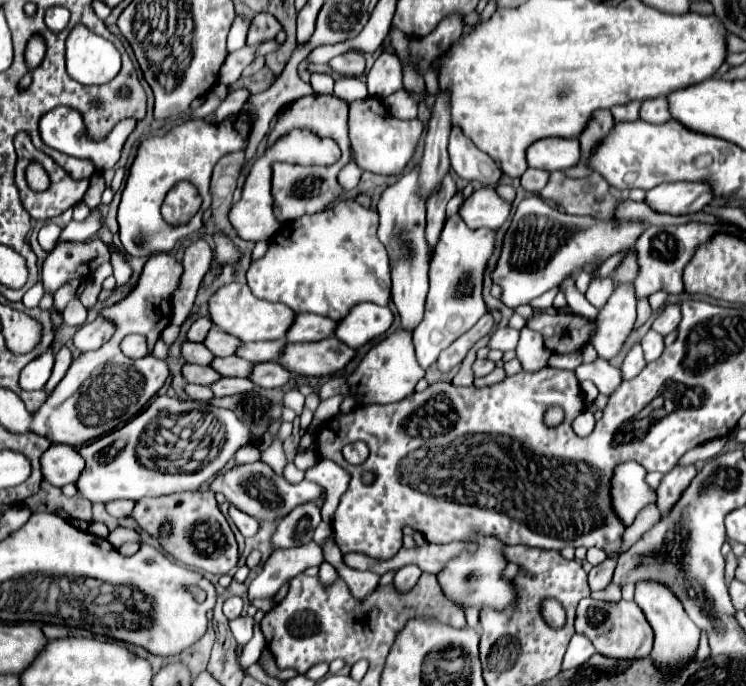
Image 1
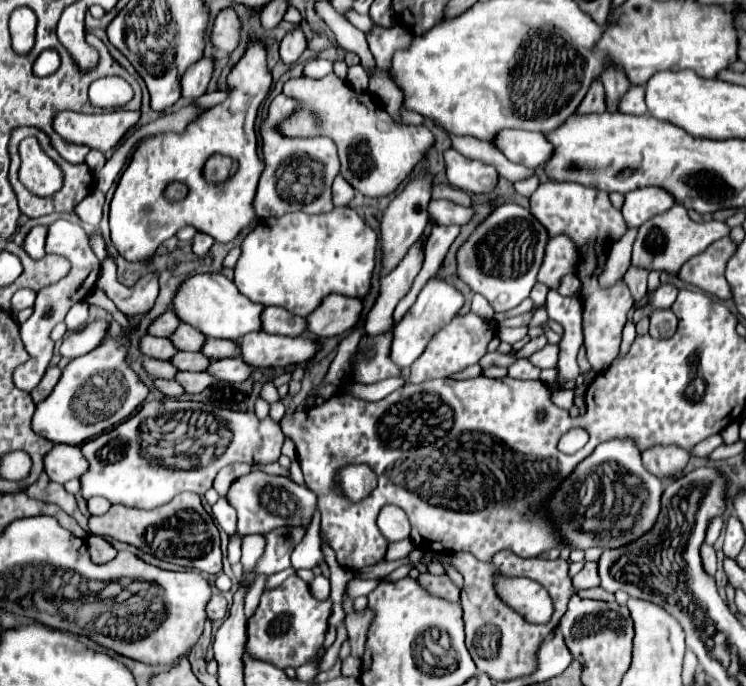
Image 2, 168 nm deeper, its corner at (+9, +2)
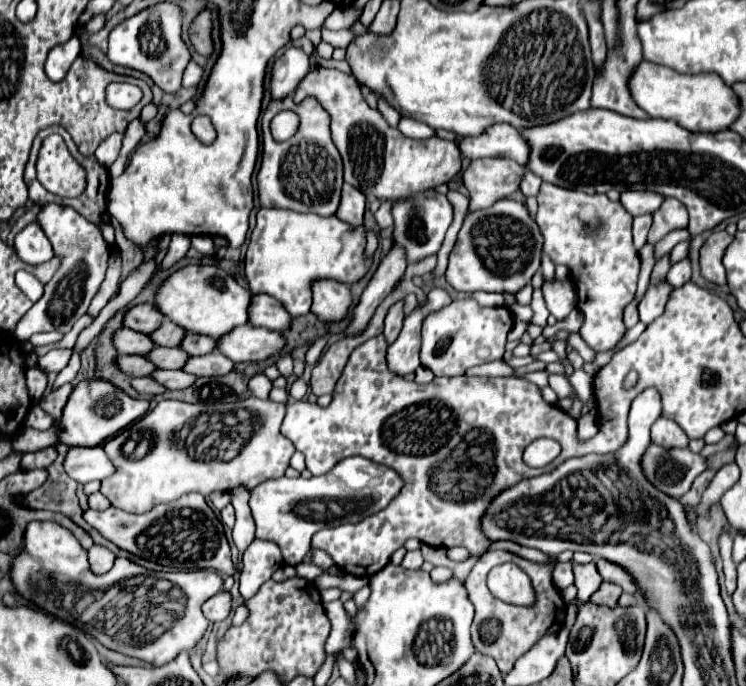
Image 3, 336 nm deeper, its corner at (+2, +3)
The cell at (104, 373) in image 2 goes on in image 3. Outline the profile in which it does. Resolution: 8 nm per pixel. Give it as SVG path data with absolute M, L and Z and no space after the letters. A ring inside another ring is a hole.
M89 378L89 380L81 380L73 388L59 420L53 420L47 412L43 412L37 404L33 404L25 424L35 430L57 428L59 444L65 444L65 446L99 446L107 438L115 436L119 430L127 428L131 422L141 418L147 410L149 410L149 400L131 398L105 378Z

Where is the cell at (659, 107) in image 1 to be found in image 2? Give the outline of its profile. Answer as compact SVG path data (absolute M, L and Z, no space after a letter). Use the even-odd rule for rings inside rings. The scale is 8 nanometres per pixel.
M630 85L628 93L622 95L622 99L618 101L618 111L630 113L630 115L644 115L646 113L644 87L642 85Z

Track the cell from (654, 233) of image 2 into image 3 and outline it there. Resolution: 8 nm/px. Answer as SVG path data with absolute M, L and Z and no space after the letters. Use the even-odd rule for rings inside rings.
M665 198L663 206L653 214L653 226L649 230L649 244L657 244L661 238L665 238L669 232L687 228L685 222L685 206L679 200Z

